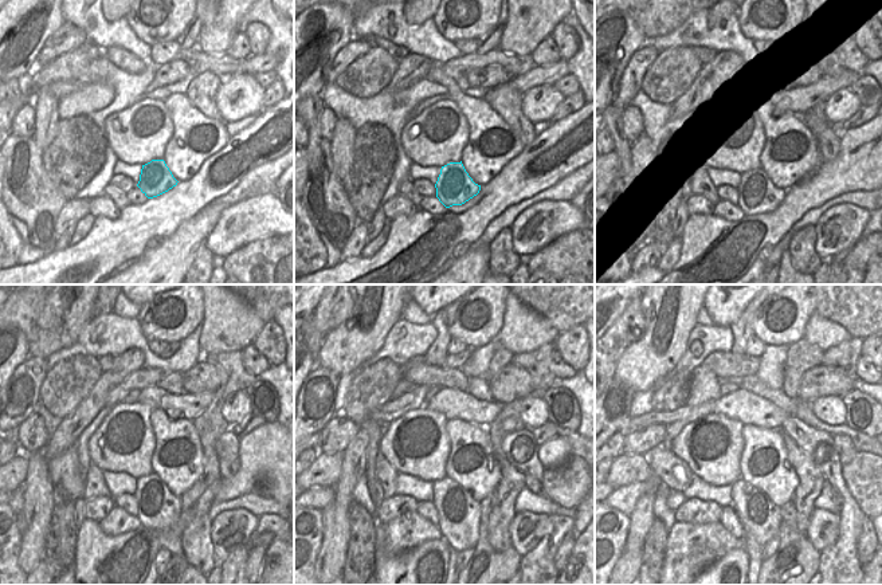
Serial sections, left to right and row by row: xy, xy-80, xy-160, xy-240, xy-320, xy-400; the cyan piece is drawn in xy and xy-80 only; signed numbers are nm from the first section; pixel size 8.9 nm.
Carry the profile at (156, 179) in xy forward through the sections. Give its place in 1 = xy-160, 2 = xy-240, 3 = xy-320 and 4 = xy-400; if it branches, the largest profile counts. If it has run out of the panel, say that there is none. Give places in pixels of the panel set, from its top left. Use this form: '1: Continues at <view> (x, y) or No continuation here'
1: Continues at xy-160 (757, 195)
2: Continues at xy-240 (157, 509)
3: Continues at xy-320 (458, 511)
4: Continues at xy-400 (759, 513)

